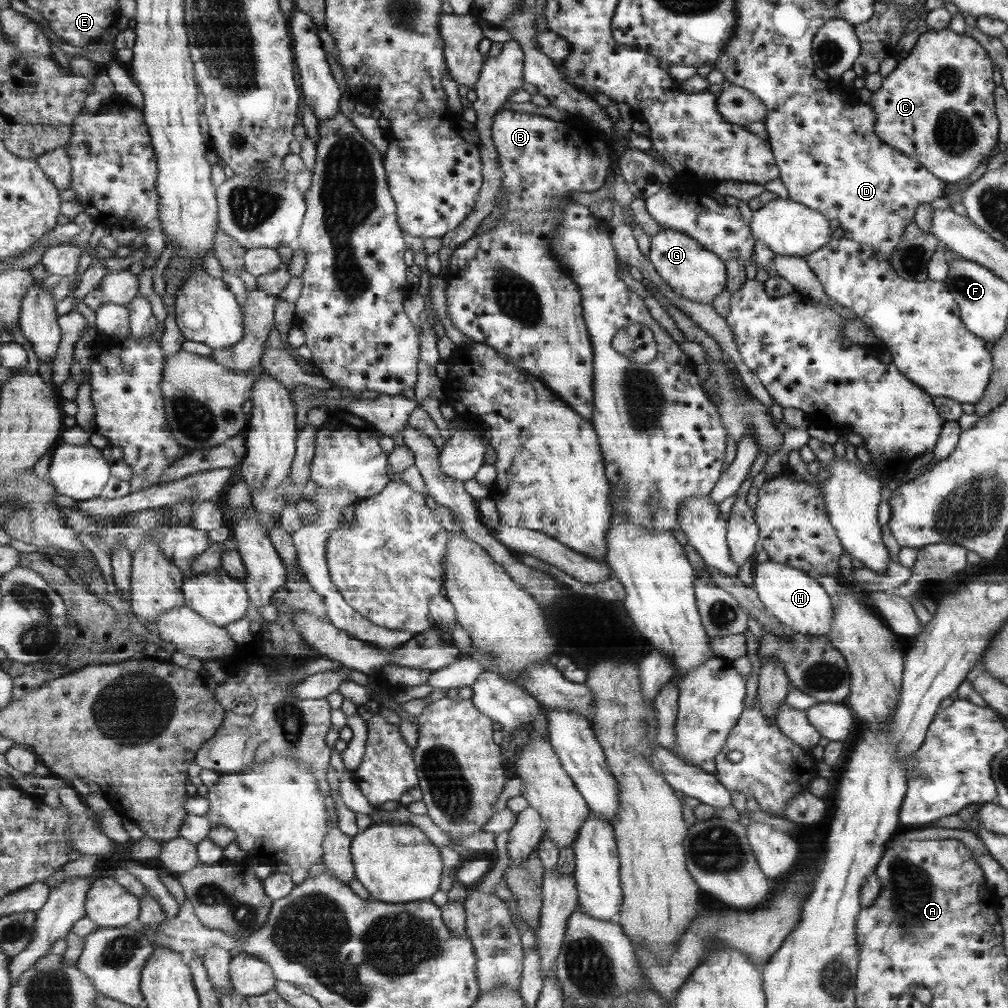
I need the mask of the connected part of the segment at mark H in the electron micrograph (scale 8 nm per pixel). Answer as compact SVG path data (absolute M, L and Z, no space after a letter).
M770 560L754 562L751 573L752 588L755 589L758 599L783 626L792 632L809 636L827 635L830 632L834 621L834 608L831 608L829 596L815 579L809 578L809 575L797 568Z

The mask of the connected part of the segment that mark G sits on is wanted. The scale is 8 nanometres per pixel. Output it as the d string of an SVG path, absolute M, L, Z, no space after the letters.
M665 229L650 239L648 258L674 292L703 304L710 304L718 294L724 292L728 276L725 273L724 263L713 255L713 252L705 250L705 246L700 242L673 229Z

